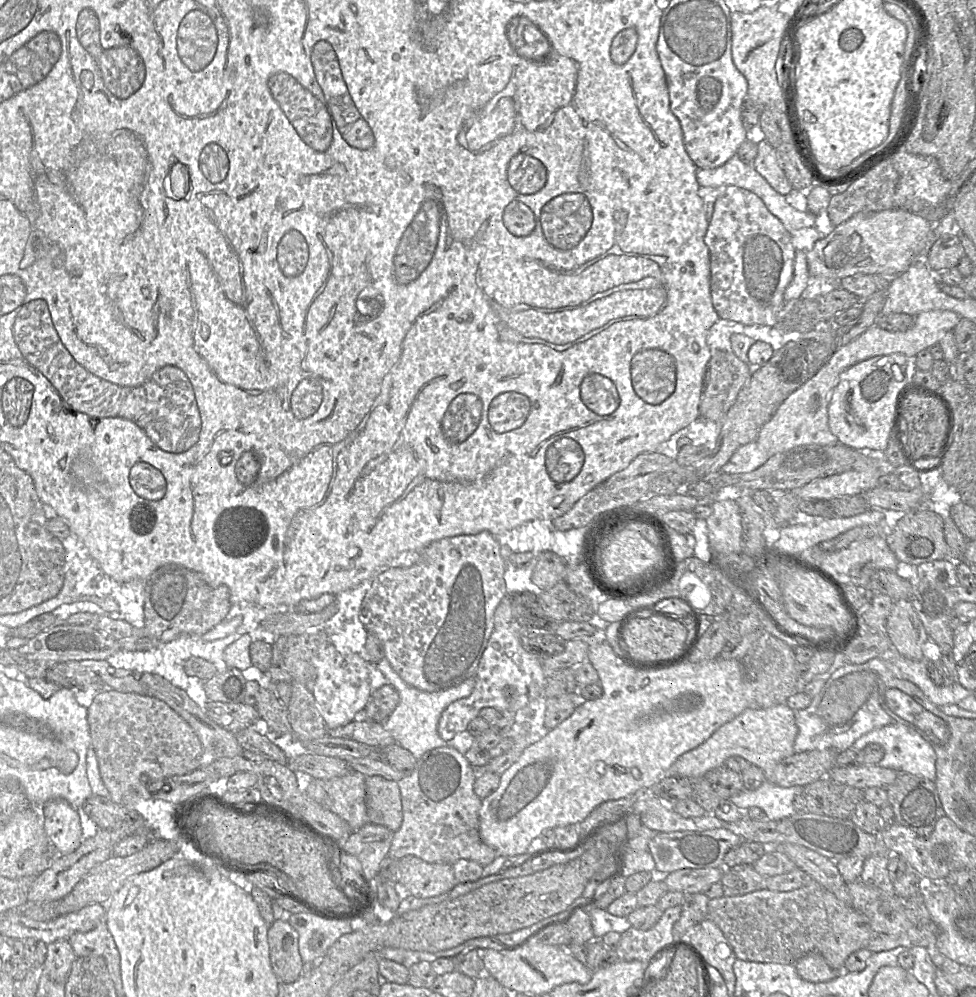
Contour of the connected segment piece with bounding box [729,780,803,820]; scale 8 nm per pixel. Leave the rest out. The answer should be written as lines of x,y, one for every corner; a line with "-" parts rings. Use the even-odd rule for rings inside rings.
765,780
757,789
743,790
729,800
742,811
759,807
769,820
779,820
797,813
792,802
802,791
801,786
781,787

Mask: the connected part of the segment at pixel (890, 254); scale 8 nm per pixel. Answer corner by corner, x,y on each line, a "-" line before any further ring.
903,209
859,212
836,226
806,253
811,277
841,280
855,274
898,277
915,260
925,260
934,243
934,224

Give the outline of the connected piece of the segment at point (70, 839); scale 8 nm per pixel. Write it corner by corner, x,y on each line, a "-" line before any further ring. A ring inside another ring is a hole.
52,799
43,805
44,831
59,854
69,854
82,843
78,809
64,799

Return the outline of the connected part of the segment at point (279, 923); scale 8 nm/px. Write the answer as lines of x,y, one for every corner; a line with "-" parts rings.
278,919
269,926
267,940
270,963
279,981
296,981
303,965
299,954
297,931
288,921

